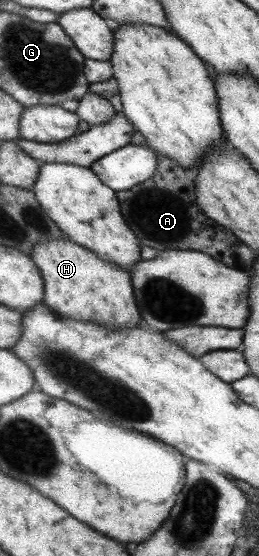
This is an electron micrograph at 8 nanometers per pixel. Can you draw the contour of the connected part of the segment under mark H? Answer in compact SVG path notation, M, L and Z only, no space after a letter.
M65 238L39 241L30 250L29 257L43 280L42 304L55 315L75 321L91 321L110 329L138 327L140 311L127 271L103 261L93 252Z

